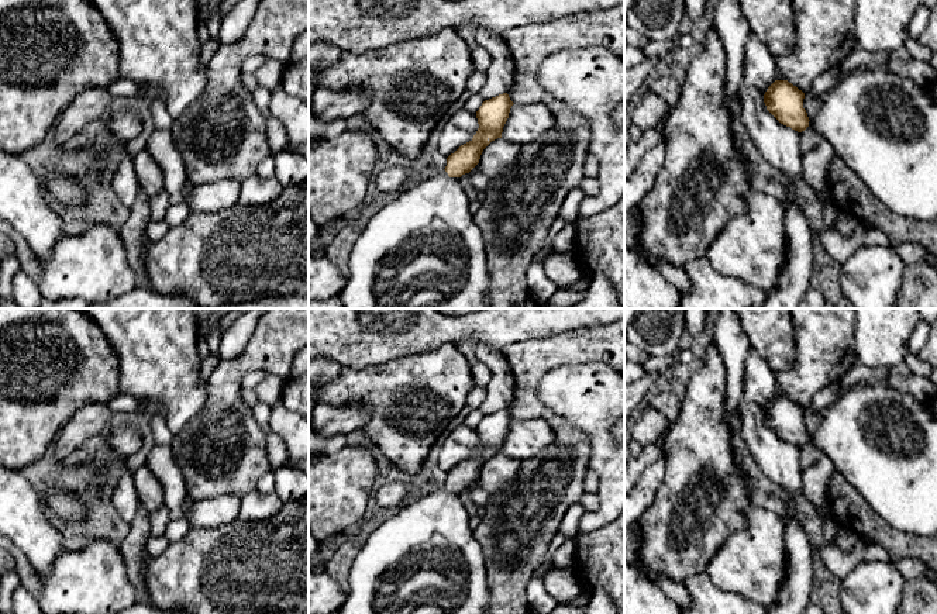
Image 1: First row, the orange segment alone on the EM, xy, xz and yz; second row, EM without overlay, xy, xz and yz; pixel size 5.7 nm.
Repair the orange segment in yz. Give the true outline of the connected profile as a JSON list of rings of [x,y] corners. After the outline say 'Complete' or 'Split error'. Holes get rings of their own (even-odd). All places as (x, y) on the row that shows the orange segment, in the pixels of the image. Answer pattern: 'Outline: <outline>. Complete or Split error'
Outline: [[[883,62],[875,68],[858,70],[840,79],[840,82],[823,96],[823,104],[817,115],[810,120],[803,108],[805,93],[788,80],[775,80],[764,94],[767,110],[783,125],[802,132],[807,127],[813,128],[821,138],[823,145],[830,144],[838,156],[869,189],[869,192],[892,213],[912,220],[933,220],[937,218],[937,101],[926,94],[924,86],[917,84],[909,77],[902,77],[891,72]]]. Split error

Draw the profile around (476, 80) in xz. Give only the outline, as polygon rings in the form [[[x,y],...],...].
[[[476,70],[469,76],[468,83],[466,83],[466,90],[469,93],[479,93],[479,90],[485,86],[486,83],[486,72]]]

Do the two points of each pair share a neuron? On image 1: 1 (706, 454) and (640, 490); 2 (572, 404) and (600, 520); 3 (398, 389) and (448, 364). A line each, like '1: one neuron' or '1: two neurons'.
1: two neurons
2: one neuron
3: one neuron

